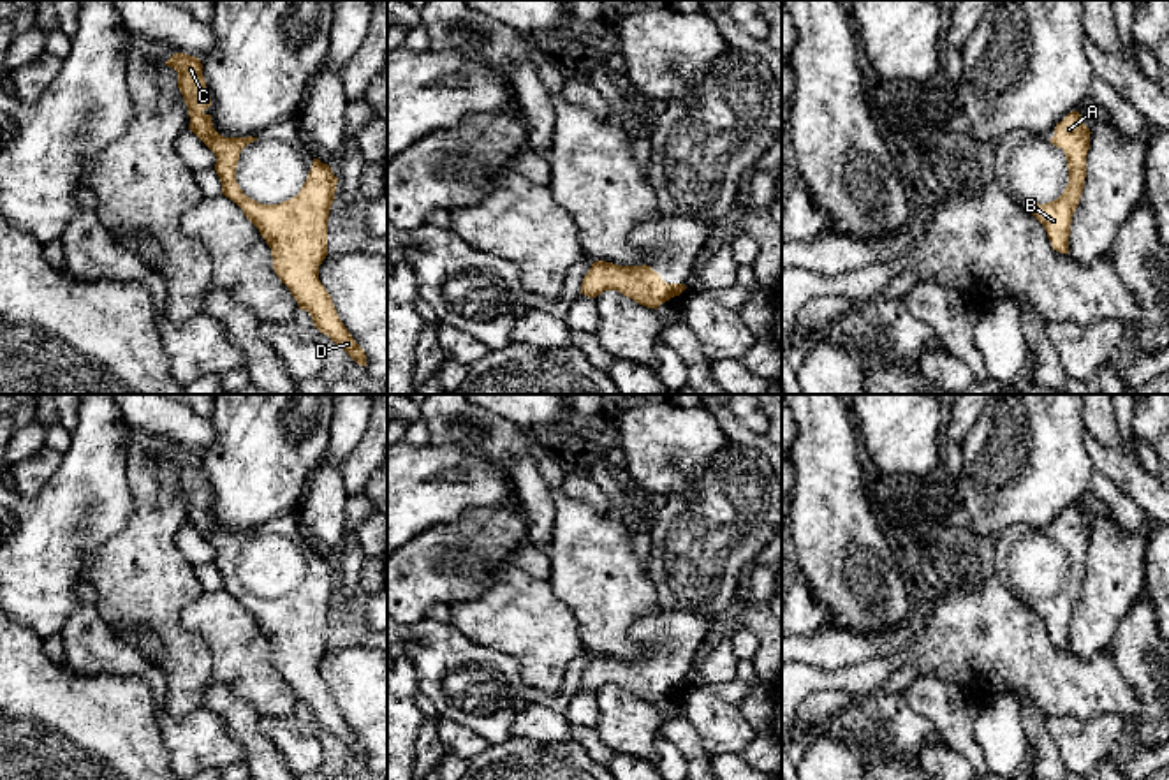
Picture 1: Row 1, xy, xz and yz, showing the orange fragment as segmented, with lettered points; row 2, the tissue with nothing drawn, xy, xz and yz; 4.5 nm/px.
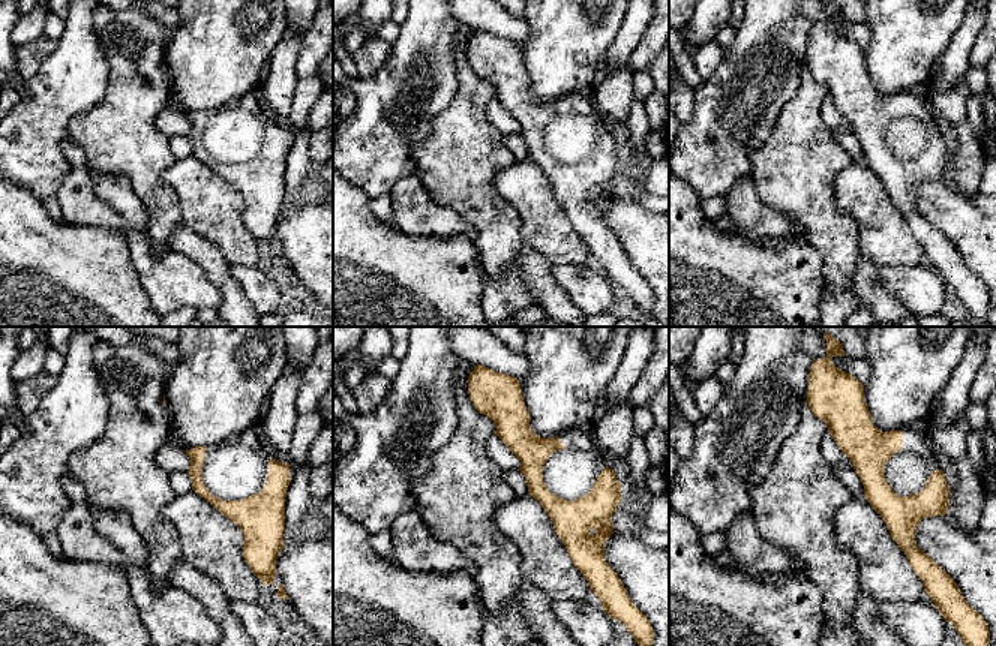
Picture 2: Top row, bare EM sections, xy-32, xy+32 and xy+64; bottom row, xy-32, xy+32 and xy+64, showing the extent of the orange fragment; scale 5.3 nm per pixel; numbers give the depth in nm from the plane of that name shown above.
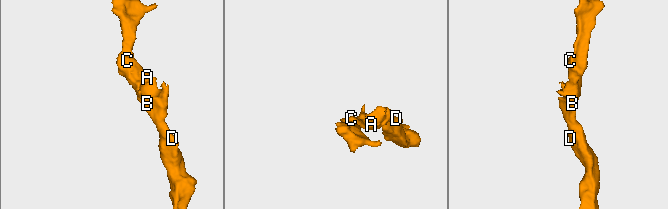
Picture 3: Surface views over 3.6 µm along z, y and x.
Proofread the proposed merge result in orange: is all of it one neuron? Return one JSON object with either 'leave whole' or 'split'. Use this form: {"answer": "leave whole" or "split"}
{"answer": "leave whole"}

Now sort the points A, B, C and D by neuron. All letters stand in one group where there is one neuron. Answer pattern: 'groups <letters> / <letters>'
groups A B C D

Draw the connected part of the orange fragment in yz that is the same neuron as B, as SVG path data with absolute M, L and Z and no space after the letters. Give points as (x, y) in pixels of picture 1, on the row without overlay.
M1077 505L1069 507L1056 518L1055 530L1049 535L1065 548L1069 578L1058 593L1046 599L1030 597L1026 602L1044 620L1053 644L1060 648L1069 648L1072 609L1079 599L1086 572L1090 528Z

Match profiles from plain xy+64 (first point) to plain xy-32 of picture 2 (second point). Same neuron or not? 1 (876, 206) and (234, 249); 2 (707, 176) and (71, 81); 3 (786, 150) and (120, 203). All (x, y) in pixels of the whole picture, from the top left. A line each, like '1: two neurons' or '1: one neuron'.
1: one neuron
2: one neuron
3: two neurons

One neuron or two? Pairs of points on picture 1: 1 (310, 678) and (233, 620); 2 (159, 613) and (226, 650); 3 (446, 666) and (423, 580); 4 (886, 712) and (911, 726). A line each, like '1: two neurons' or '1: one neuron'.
1: two neurons
2: two neurons
3: two neurons
4: one neuron

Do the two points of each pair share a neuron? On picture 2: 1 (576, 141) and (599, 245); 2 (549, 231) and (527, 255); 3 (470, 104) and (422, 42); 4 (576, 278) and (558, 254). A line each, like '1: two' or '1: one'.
1: one
2: two
3: two
4: two

